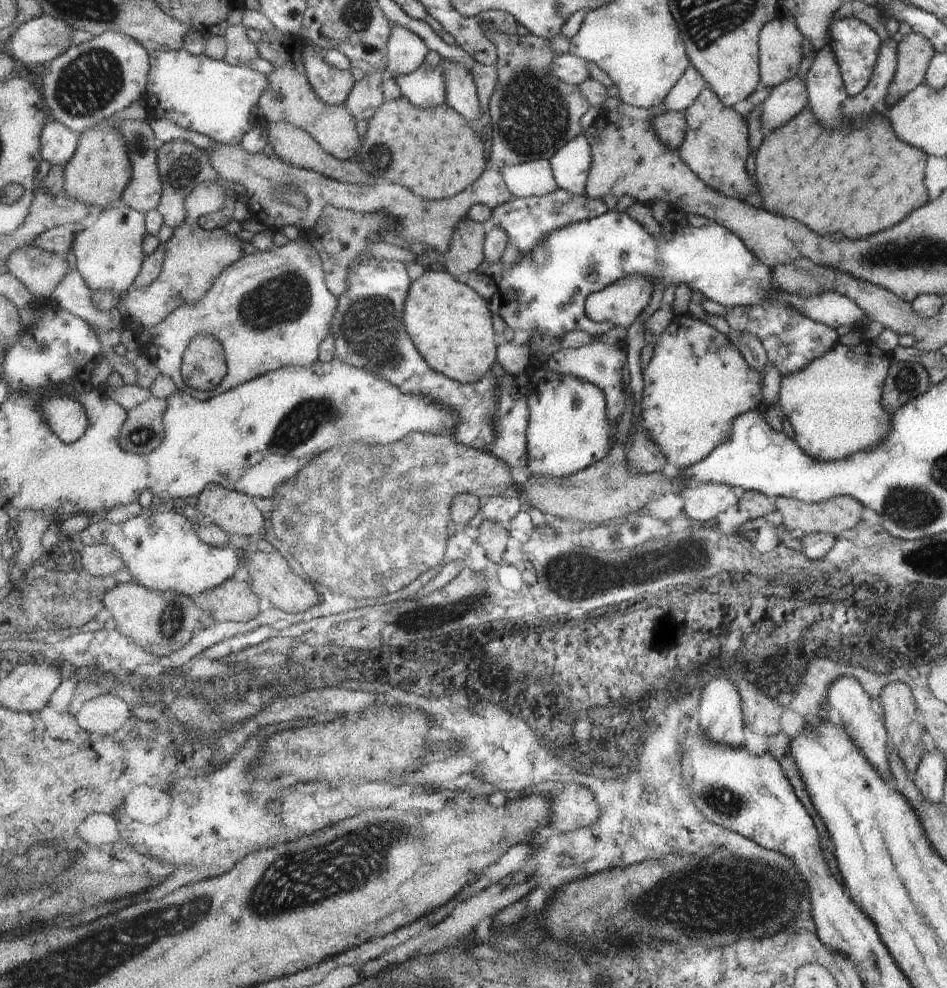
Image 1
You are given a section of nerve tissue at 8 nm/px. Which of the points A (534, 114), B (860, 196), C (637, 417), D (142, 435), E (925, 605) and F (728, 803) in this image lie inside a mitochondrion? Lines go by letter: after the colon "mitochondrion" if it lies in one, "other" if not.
A: mitochondrion
B: other
C: other
D: mitochondrion
E: other
F: mitochondrion

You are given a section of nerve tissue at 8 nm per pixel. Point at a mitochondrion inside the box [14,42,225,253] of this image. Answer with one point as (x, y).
(91, 82)

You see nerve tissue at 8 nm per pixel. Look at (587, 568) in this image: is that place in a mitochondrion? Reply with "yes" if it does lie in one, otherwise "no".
yes

